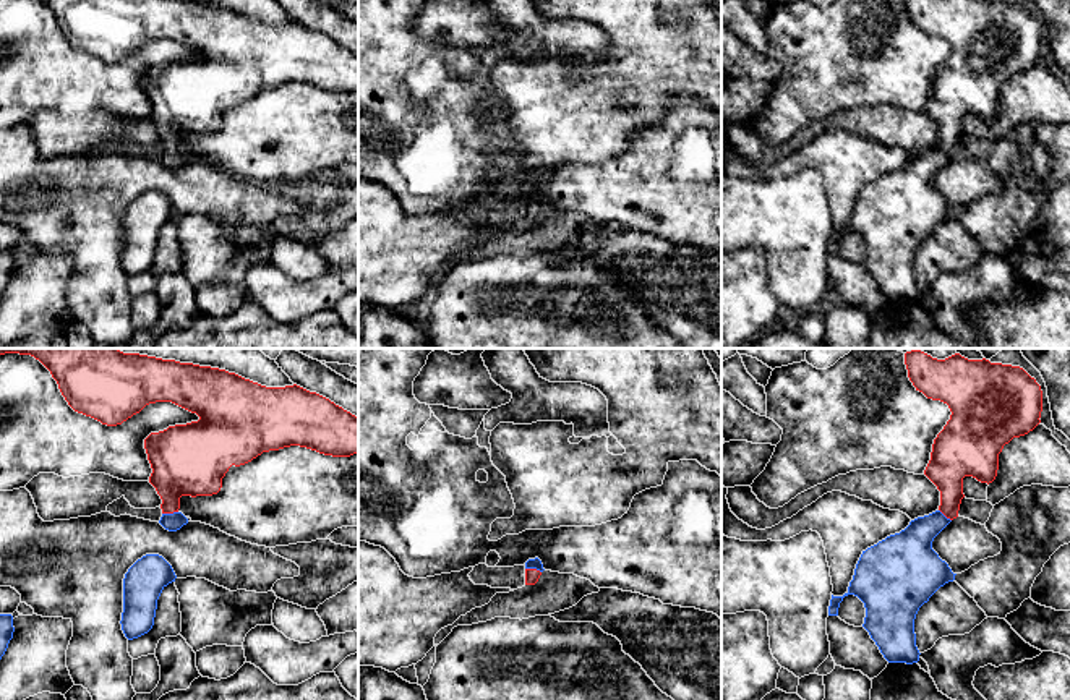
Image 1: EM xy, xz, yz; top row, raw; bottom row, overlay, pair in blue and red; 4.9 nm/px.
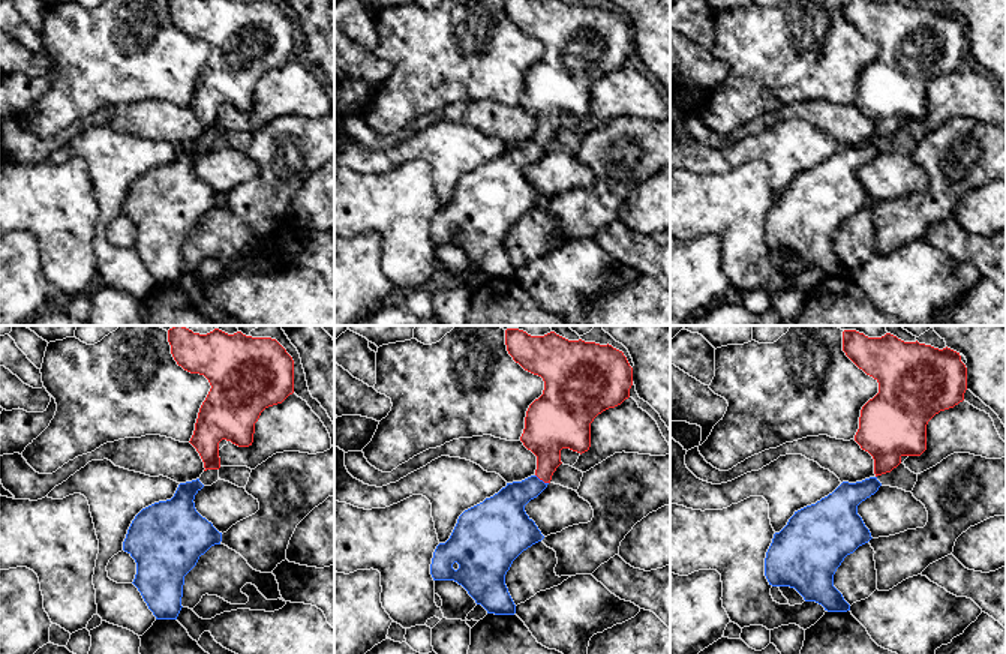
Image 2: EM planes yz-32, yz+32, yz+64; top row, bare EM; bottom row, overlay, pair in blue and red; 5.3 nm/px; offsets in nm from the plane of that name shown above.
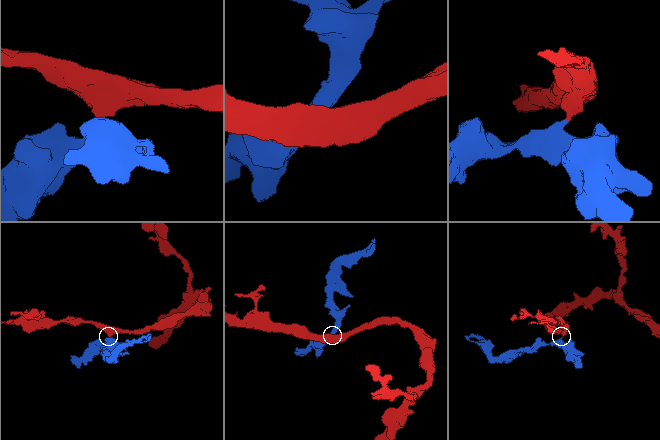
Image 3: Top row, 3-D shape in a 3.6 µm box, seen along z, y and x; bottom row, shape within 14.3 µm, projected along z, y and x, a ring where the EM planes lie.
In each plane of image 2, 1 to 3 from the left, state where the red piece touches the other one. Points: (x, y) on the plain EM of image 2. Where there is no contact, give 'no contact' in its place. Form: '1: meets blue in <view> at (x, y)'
1: no contact
2: meets blue in yz+32 at (541, 144)
3: no contact

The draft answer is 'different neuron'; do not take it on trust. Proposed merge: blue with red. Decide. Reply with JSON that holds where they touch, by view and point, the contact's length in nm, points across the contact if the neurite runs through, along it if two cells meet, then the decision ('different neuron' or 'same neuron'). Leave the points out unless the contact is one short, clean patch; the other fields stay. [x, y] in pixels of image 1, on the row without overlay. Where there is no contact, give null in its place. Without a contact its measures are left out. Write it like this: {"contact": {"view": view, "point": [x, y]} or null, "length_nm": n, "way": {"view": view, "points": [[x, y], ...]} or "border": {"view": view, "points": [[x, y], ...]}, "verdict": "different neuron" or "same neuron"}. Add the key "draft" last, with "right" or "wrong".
{"contact": {"view": "xy", "point": [169, 151]}, "length_nm": 80, "way": {"view": "xy", "points": [[172, 159], [169, 151], [171, 119], [182, 102]]}, "verdict": "same neuron", "draft": "wrong"}

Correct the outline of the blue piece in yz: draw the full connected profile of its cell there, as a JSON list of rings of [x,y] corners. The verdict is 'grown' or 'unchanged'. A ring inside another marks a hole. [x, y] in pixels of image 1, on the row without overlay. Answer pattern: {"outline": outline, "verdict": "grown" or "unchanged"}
{"outline": [[[905,0],[908,15],[927,36],[948,42],[952,52],[932,81],[924,112],[940,128],[935,149],[918,154],[900,170],[890,172],[862,188],[848,228],[833,233],[828,253],[838,253],[845,233],[858,233],[866,245],[862,264],[888,300],[913,301],[919,298],[914,256],[919,245],[955,212],[948,201],[932,186],[934,175],[958,154],[963,115],[973,113],[992,120],[999,107],[999,91],[1013,75],[1033,68],[1041,60],[1042,28],[1023,5],[1002,0]]], "verdict": "grown"}

